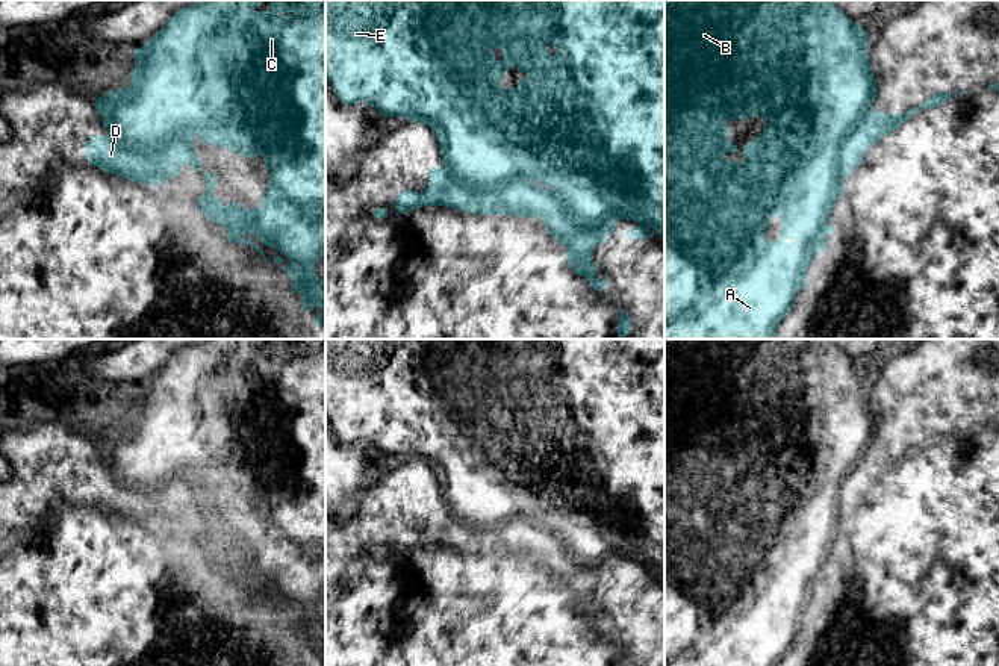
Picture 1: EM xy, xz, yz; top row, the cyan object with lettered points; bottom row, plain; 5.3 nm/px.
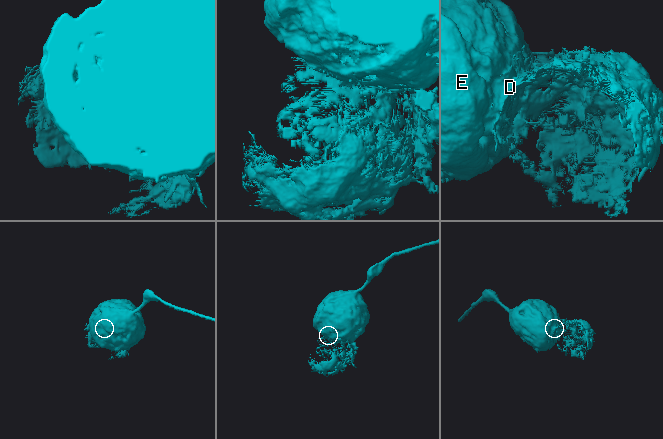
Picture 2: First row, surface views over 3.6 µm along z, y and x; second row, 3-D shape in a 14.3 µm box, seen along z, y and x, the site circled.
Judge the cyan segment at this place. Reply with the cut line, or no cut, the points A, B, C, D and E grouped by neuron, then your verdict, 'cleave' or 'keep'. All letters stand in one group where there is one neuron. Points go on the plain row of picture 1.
cut yz (866, 389), (871, 444), (842, 483), (830, 550); groups A B C E / D; cleave

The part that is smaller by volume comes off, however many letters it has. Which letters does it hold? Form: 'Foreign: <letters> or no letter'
Foreign: D

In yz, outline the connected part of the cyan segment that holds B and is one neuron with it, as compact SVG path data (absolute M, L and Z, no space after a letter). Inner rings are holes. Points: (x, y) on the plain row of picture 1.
M664 339L664 666L778 666L784 655L790 651L796 633L807 627L807 607L811 602L811 581L814 578L826 580L834 568L828 563L831 548L834 546L834 536L839 524L839 493L842 483L849 475L860 459L870 445L873 433L873 418L864 401L864 391L867 387L869 372L854 362L842 348L834 345L831 339ZM748 456L764 459L764 469L752 478L751 483L743 484L743 500L727 501L728 492L736 492L737 484L728 477L728 459L745 459ZM778 554L781 559L780 577L766 581L764 575L769 572L770 557Z

